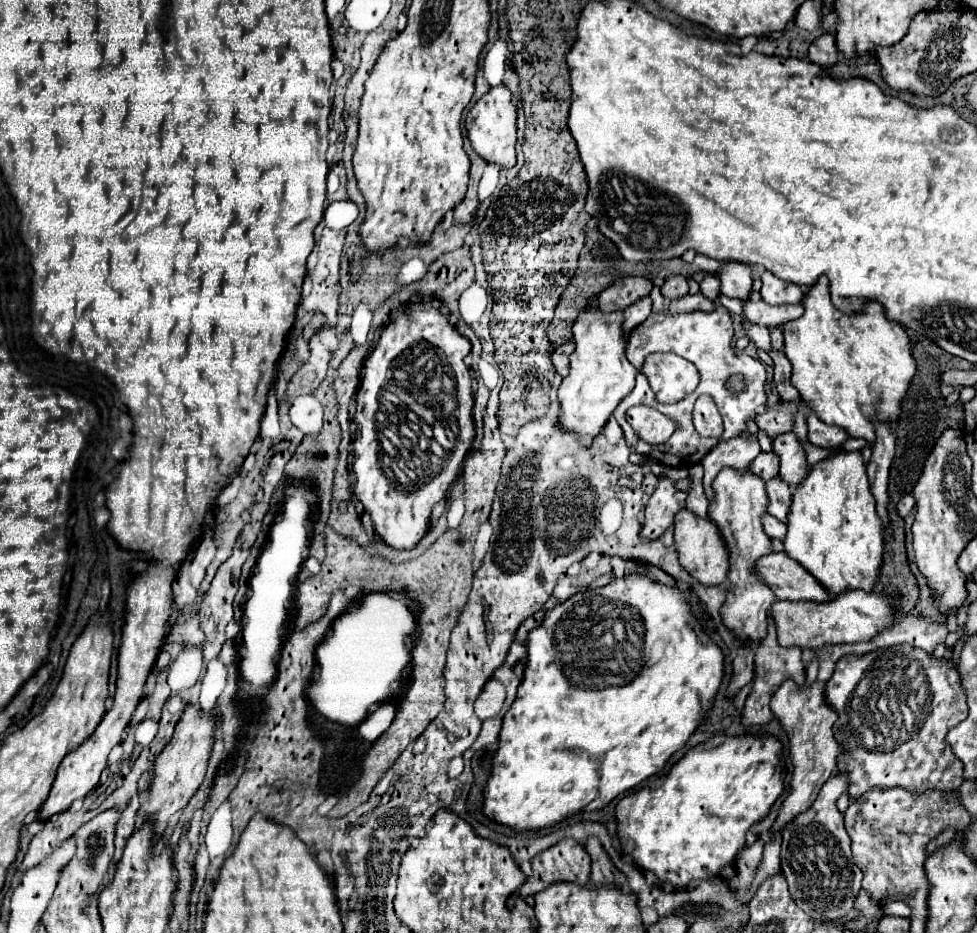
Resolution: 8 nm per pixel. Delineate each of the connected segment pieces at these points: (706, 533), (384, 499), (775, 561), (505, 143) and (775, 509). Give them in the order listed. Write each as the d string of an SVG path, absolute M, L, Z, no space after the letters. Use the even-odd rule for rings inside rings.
M680 509L674 521L674 545L680 555L682 567L694 575L704 585L722 585L726 581L726 573L730 569L730 557L726 553L726 545L722 545L722 533L718 533L718 525L710 521L710 517L698 517L688 509Z
M358 489L354 499L360 501L364 511L372 515L374 531L396 549L412 549L428 529L430 513L426 513L426 509L430 509L430 505L422 501L422 493L414 493L414 497L402 497L402 501L398 501L398 497L390 497L390 489L386 489L386 493L382 493L382 489Z
M788 553L764 555L756 567L760 577L766 577L766 583L772 587L778 599L788 599L788 601L806 599L818 603L834 599L834 595Z
M496 85L472 105L466 115L466 129L474 151L482 159L494 161L504 169L516 165L516 105L512 103L512 91L506 85Z
M776 475L766 483L766 491L768 491L768 499L770 499L768 513L774 515L776 519L780 519L782 523L786 523L786 515L788 515L790 501L792 501L792 487L786 485L780 475Z

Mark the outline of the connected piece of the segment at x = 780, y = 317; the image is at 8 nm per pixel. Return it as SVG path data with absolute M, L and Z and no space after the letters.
M766 301L746 303L744 305L744 319L764 325L764 327L780 327L786 321L792 321L802 315L802 305L766 305Z

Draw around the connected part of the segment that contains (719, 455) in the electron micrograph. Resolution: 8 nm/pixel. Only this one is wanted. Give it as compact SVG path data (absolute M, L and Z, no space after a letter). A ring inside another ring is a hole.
M752 433L748 439L720 441L700 461L704 467L704 485L710 485L714 481L714 475L724 467L746 469L746 465L750 465L758 453L760 453L760 447L756 441L756 433Z

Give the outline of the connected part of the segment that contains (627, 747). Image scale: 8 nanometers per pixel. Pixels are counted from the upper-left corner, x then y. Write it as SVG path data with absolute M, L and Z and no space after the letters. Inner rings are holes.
M632 573L622 579L614 577L608 585L576 593L568 601L546 611L542 625L528 633L526 647L528 647L528 663L524 669L524 679L518 687L516 701L512 703L510 711L504 715L500 745L492 761L492 777L488 779L488 785L484 789L484 813L490 819L516 829L544 829L582 809L602 809L620 793L630 791L632 787L648 779L650 775L664 769L666 761L686 745L688 737L698 729L704 715L712 709L714 697L724 679L722 649L704 633L700 621L692 615L692 607L686 601L684 591L676 585L664 585L640 573ZM654 645L664 647L658 659L654 659L650 653L650 649L656 649Z

